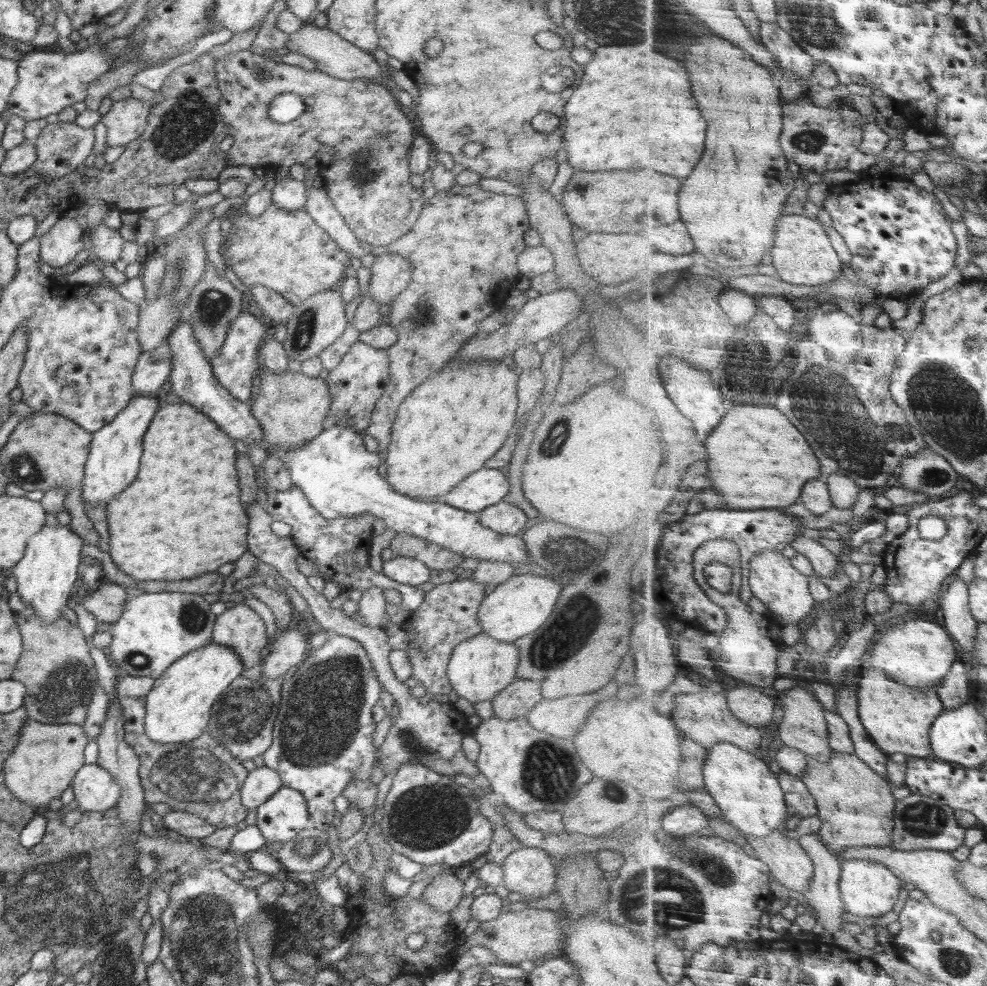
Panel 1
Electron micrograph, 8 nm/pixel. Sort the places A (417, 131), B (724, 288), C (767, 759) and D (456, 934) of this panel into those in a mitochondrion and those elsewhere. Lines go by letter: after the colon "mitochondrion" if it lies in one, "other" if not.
A: other
B: other
C: other
D: other

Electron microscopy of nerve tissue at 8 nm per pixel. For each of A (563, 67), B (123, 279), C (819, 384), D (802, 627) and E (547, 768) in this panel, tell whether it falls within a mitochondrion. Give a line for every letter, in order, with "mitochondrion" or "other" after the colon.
A: other
B: other
C: mitochondrion
D: other
E: mitochondrion

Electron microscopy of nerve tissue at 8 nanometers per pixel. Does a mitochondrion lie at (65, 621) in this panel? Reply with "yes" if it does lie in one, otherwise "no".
no

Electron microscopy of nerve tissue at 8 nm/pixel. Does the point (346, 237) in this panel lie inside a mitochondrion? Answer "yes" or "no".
no

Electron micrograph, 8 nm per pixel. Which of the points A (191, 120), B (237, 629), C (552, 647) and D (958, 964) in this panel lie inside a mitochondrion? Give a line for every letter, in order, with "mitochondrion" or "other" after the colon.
A: mitochondrion
B: other
C: mitochondrion
D: mitochondrion

